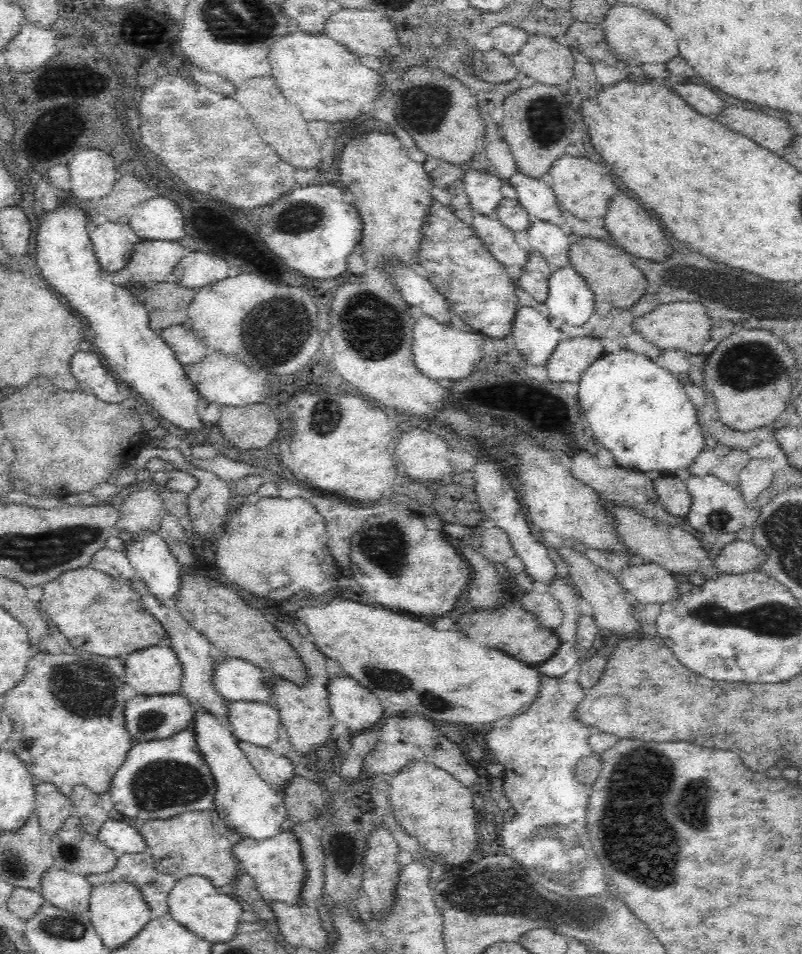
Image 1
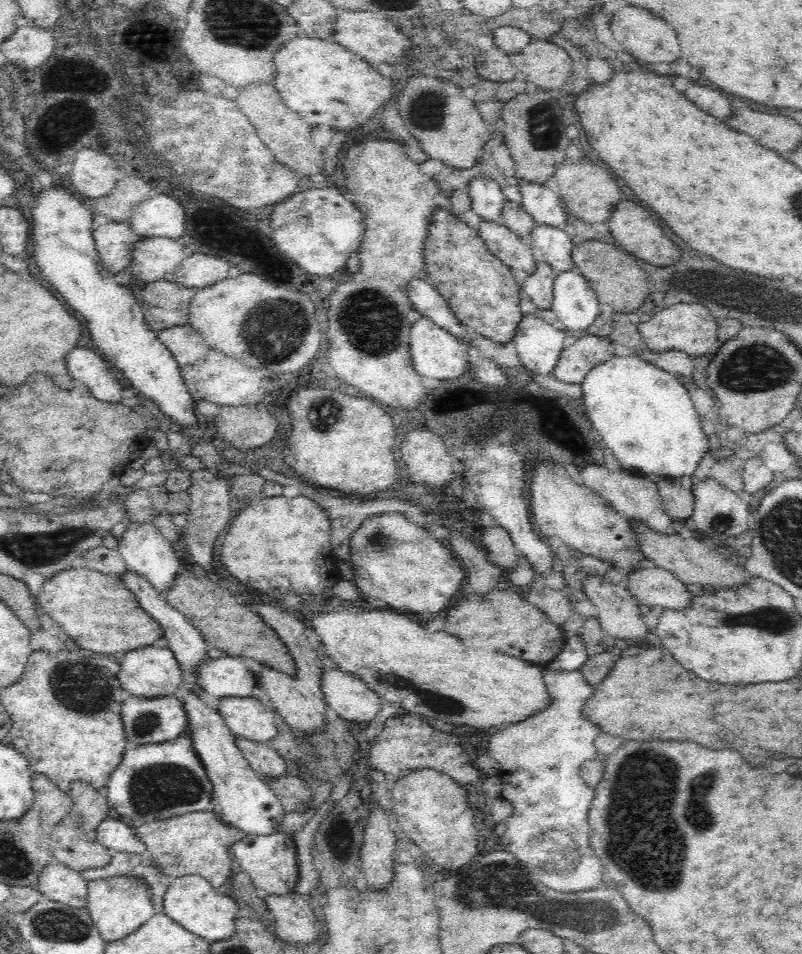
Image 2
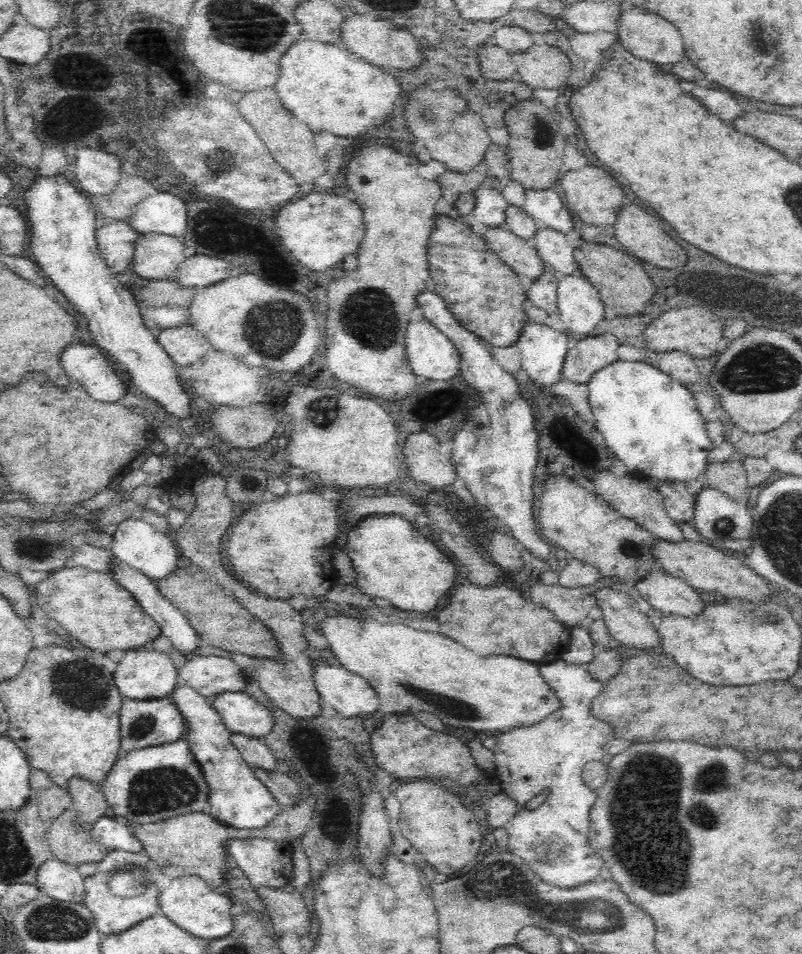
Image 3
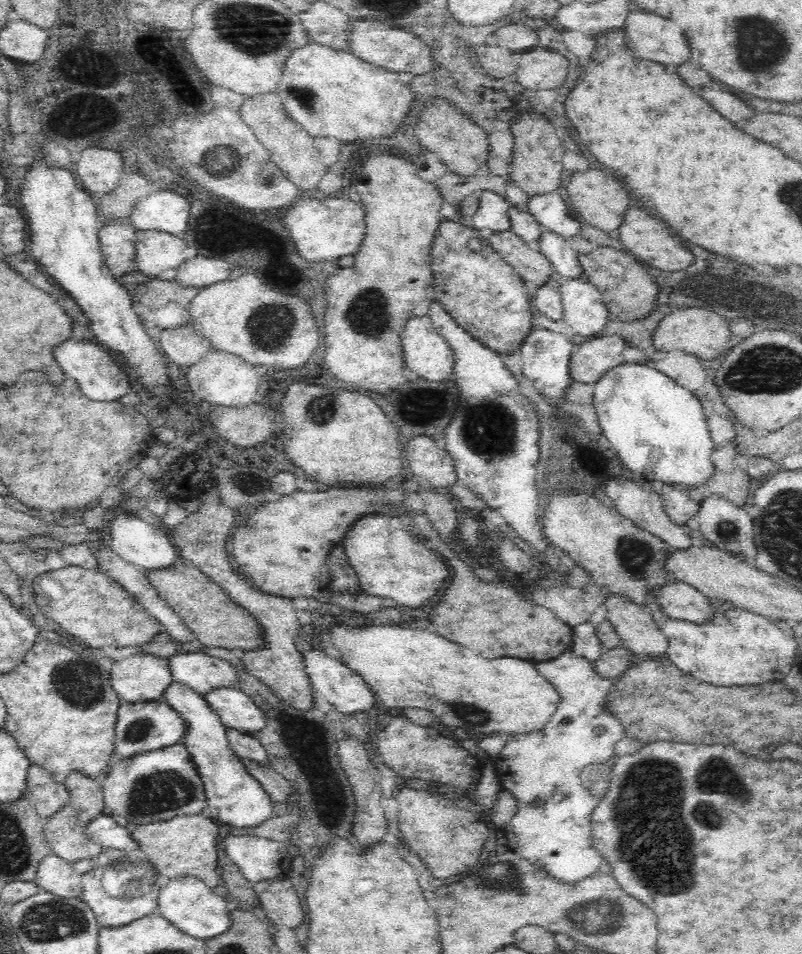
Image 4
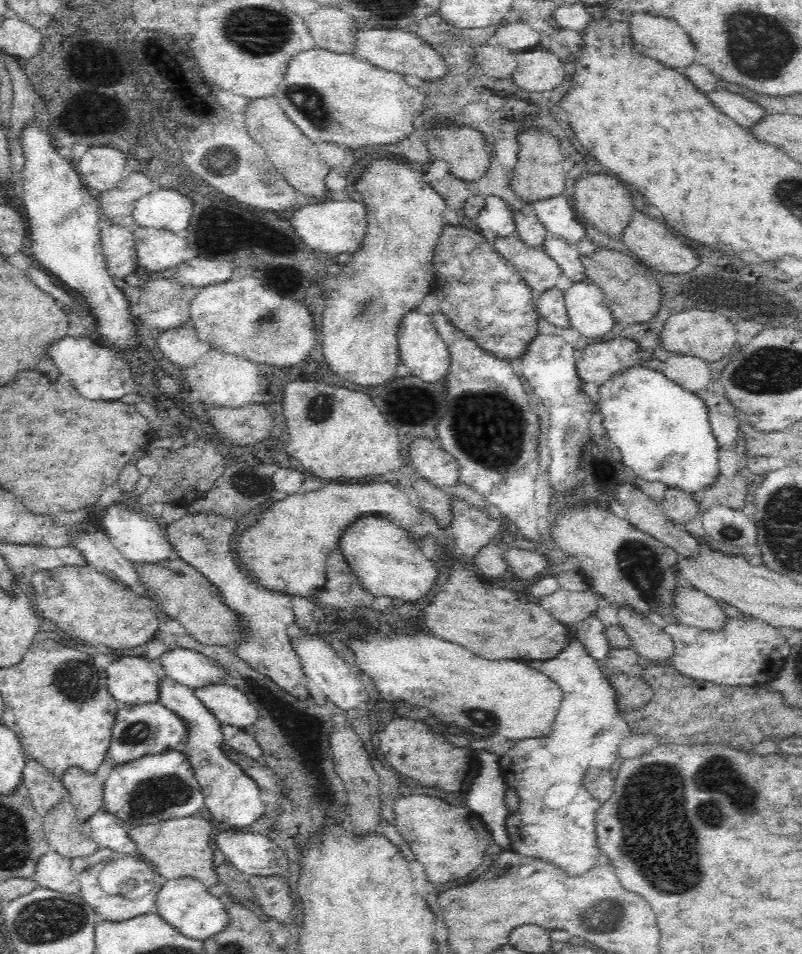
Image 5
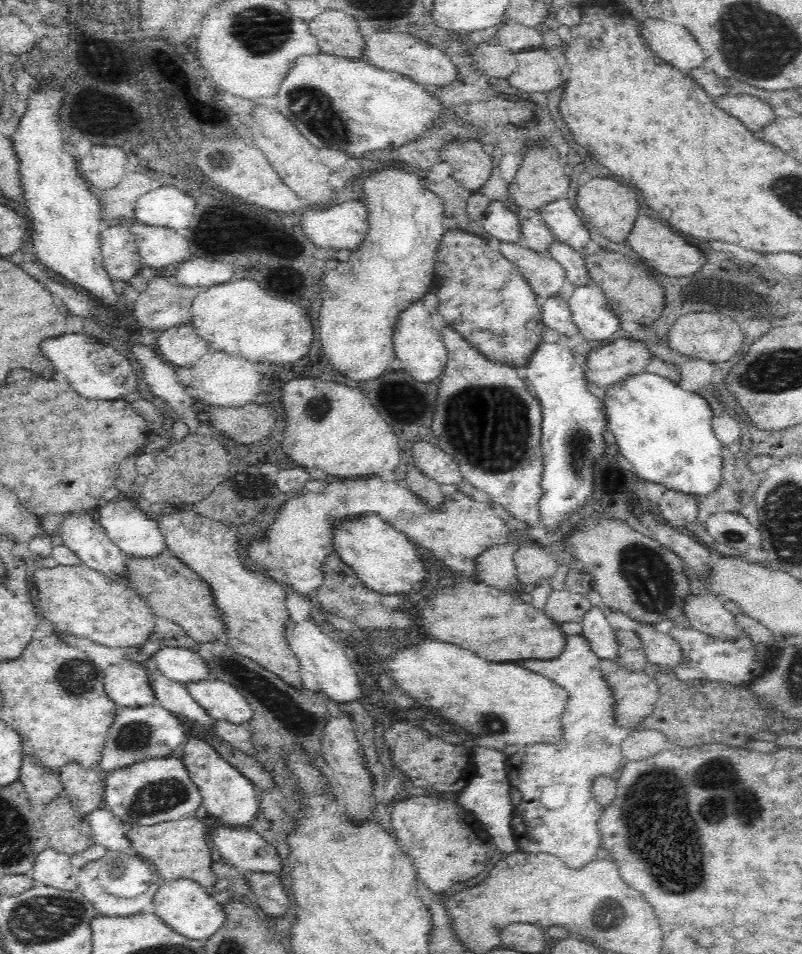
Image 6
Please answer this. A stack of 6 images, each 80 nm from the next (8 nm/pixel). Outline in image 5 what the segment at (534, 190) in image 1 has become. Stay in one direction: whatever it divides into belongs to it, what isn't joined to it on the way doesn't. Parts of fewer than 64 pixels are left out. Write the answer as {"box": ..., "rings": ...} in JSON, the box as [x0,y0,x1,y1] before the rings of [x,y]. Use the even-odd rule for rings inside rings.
{"box":[528,194,584,244],"rings":[[[559,194],[546,200],[538,200],[528,208],[544,225],[548,237],[562,237],[569,243],[576,244],[584,236],[584,222],[564,195]]]}

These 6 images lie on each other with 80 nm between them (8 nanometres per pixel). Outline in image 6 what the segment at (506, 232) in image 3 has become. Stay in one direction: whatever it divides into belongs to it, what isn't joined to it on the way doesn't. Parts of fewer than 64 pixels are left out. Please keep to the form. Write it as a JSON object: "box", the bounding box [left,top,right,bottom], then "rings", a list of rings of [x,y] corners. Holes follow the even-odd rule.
{"box":[499,241,566,307],"rings":[[[502,241],[499,252],[510,262],[518,265],[521,275],[535,292],[538,306],[541,307],[548,297],[557,295],[562,290],[562,284],[566,279],[565,270],[548,254],[510,241]]]}

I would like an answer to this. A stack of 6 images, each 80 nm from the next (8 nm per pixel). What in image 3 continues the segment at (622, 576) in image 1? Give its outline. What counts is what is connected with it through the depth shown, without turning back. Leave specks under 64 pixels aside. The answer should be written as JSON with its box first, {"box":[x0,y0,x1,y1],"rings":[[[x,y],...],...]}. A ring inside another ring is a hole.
{"box":[633,567,703,616],"rings":[[[657,567],[635,583],[633,593],[647,600],[653,613],[661,616],[698,616],[703,608],[703,600],[696,589]]]}

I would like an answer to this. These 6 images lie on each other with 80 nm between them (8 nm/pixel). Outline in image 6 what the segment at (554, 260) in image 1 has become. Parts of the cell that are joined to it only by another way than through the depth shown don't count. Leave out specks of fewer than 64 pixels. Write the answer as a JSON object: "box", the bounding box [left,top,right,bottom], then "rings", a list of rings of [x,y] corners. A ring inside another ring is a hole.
{"box":[547,240,591,286],"rings":[[[553,240],[549,244],[547,254],[561,264],[565,270],[565,278],[568,278],[574,286],[591,283],[591,276],[585,265],[585,257],[579,250],[564,241]]]}

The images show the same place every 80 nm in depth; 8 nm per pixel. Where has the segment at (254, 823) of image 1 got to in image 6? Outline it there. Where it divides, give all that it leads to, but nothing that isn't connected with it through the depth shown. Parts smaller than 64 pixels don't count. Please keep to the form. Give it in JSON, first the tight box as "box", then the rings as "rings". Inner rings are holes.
{"box":[145,664,260,825],"rings":[[[146,664],[145,666],[148,676],[150,676],[152,689],[155,690],[157,704],[167,708],[180,718],[194,720],[197,728],[209,730],[211,736],[217,736],[216,719],[210,716],[208,711],[191,696],[186,684],[171,680],[159,668],[151,669]],[[196,735],[186,739],[182,745],[184,752],[183,761],[186,763],[188,773],[192,781],[198,785],[202,793],[203,805],[208,814],[208,820],[225,825],[246,825],[249,824],[258,810],[260,810],[260,799],[256,796],[254,783],[244,776],[234,765],[222,758],[222,755],[208,743],[206,737]]]}

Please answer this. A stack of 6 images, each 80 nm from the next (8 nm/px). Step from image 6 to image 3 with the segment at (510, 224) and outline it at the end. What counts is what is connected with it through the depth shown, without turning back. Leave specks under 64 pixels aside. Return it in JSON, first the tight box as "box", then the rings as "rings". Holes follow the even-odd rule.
{"box":[472,183,508,227],"rings":[[[484,183],[478,185],[472,193],[475,198],[472,213],[474,219],[488,227],[503,225],[508,202],[502,193],[496,190],[496,186],[490,187],[487,183]]]}

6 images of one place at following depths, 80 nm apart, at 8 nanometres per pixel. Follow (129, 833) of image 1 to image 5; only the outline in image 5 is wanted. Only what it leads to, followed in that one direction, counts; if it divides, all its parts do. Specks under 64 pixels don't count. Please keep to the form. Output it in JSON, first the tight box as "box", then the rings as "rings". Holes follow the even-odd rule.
{"box":[81,811,137,854],"rings":[[[96,811],[88,820],[81,823],[81,832],[100,847],[109,848],[118,853],[137,854],[137,846],[129,835],[128,826],[121,824],[113,814],[108,812]]]}

